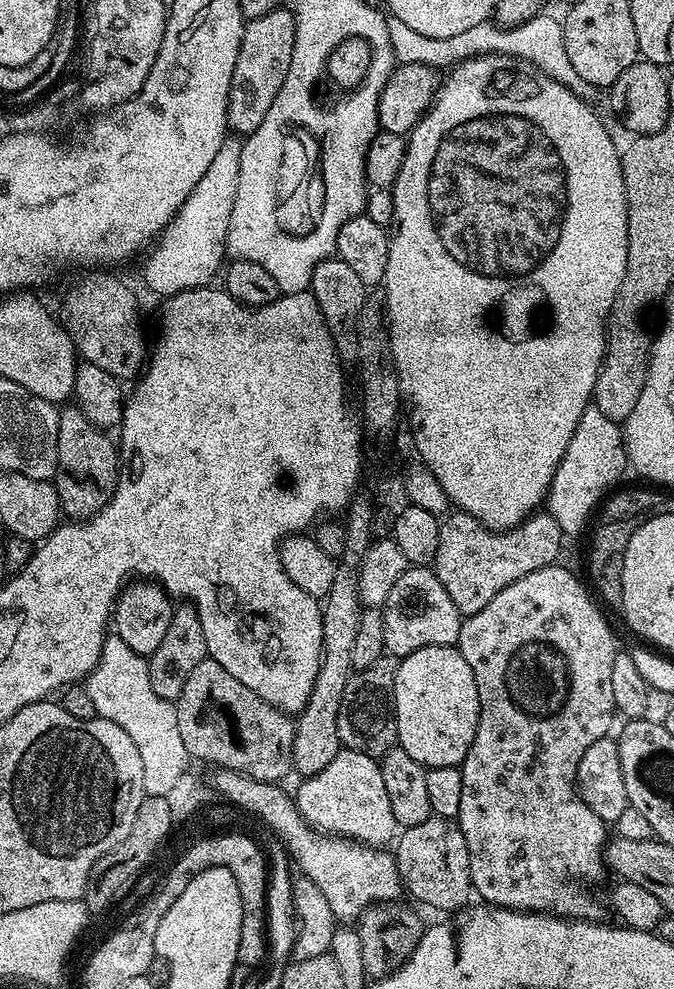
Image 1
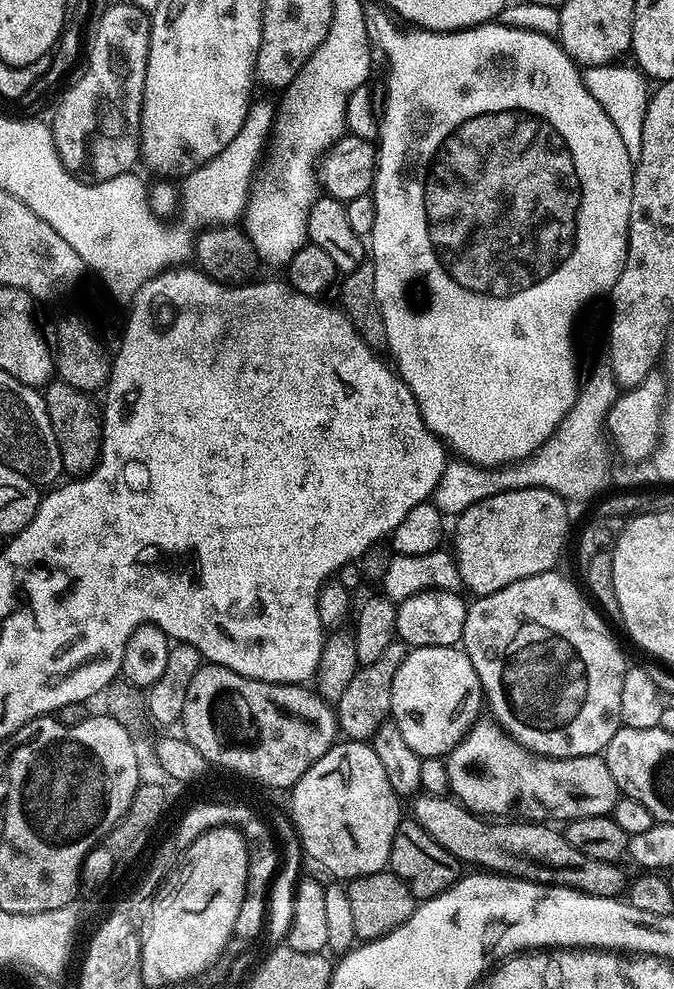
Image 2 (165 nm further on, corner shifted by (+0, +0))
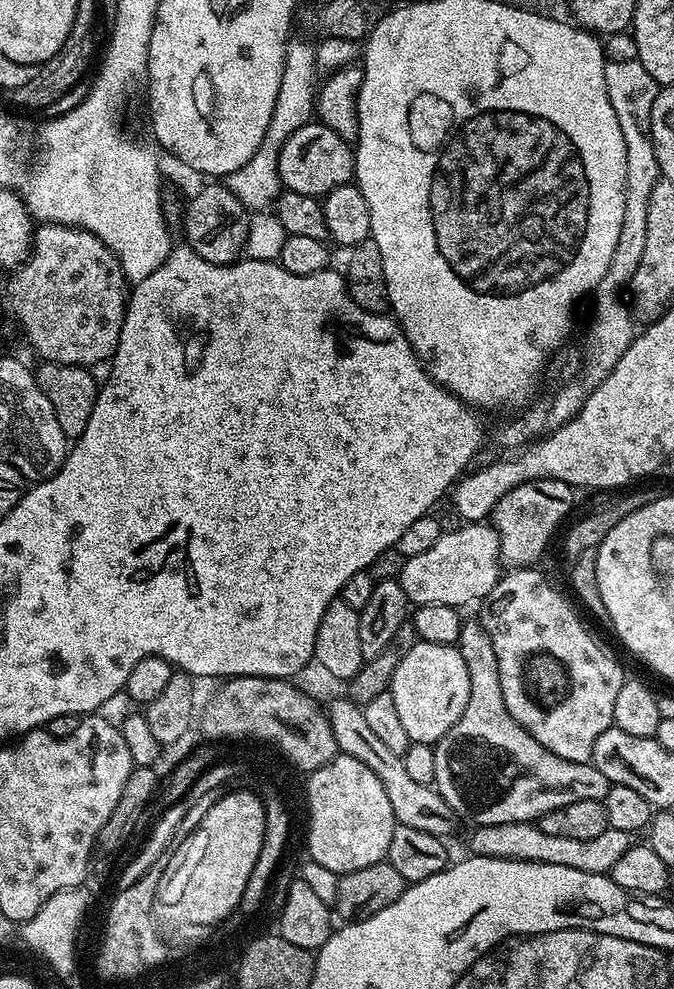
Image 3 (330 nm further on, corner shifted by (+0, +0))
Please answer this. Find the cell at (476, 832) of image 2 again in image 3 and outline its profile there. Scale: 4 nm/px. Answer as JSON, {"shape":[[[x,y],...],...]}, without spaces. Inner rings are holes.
{"shape":[[[351,698],[343,699],[334,701],[326,708],[337,749],[345,756],[358,758],[358,762],[370,766],[370,770],[378,774],[378,782],[382,782],[386,789],[386,798],[390,798],[390,807],[394,809],[397,824],[422,830],[425,834],[448,838],[452,832],[452,820],[454,821],[452,807],[444,801],[442,794],[437,792],[435,787],[412,781],[404,765],[404,757],[394,754],[394,750],[387,749],[375,736],[374,730],[370,730],[363,707]]]}

